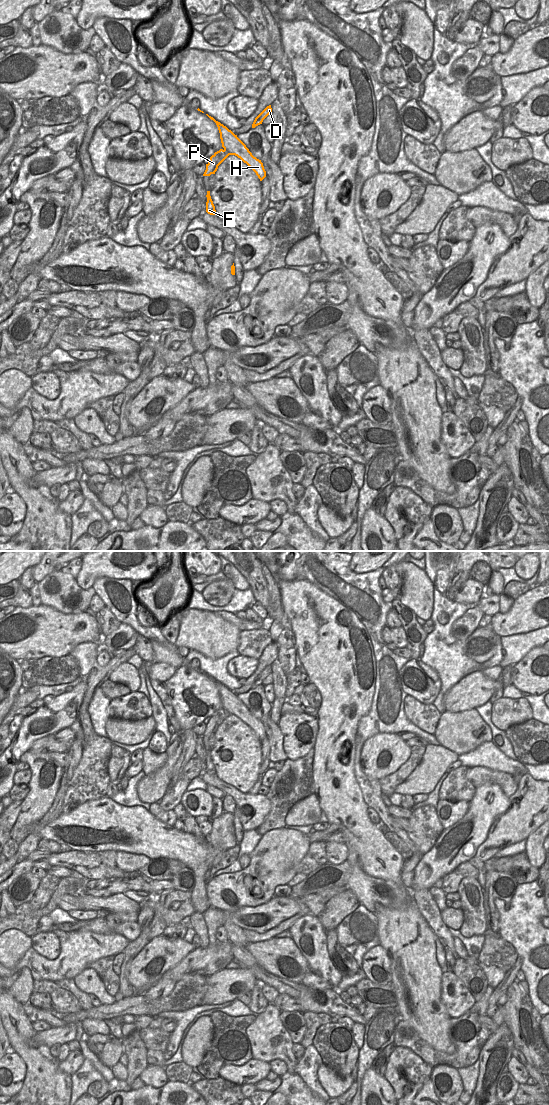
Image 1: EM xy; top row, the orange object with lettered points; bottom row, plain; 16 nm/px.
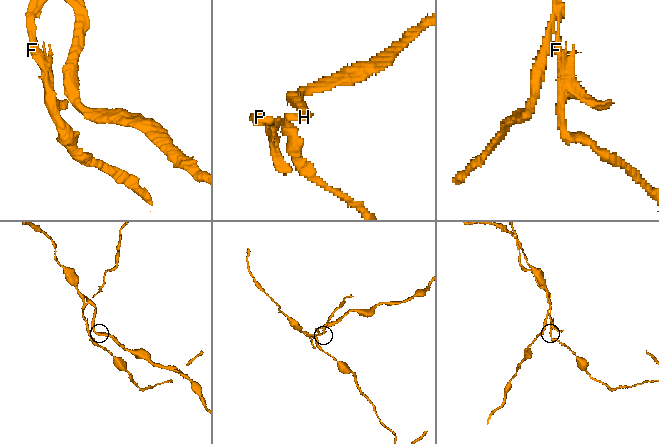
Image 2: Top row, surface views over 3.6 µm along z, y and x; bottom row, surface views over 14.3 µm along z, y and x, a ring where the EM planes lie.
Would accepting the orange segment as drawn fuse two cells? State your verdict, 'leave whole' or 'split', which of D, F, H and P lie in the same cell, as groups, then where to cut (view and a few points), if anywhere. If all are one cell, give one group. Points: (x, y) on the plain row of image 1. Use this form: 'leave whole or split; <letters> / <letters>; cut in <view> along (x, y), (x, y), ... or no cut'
split; D F P / H; cut in xy along (238, 699), (241, 703), (234, 709), (259, 721)

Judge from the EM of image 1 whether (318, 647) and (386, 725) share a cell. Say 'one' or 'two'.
two

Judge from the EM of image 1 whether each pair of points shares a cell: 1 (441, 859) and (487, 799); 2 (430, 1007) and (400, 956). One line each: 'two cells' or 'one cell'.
1: one cell
2: one cell

